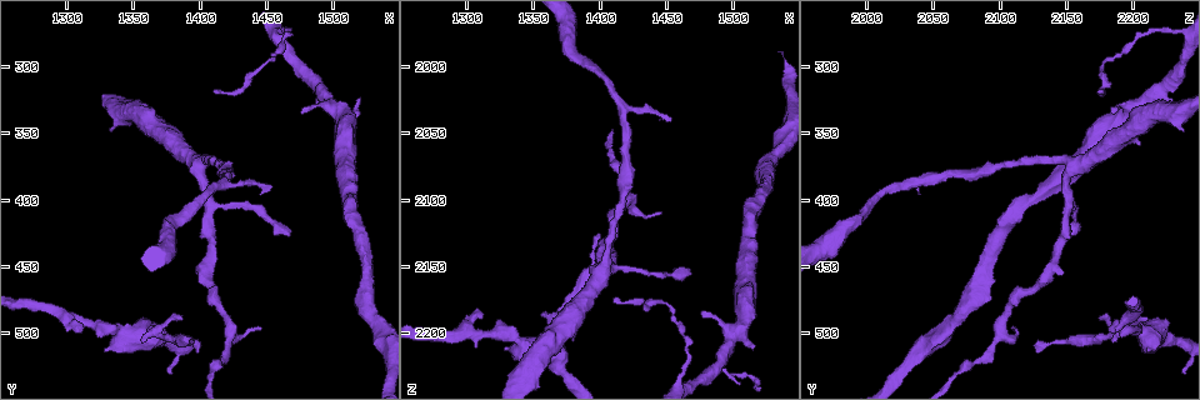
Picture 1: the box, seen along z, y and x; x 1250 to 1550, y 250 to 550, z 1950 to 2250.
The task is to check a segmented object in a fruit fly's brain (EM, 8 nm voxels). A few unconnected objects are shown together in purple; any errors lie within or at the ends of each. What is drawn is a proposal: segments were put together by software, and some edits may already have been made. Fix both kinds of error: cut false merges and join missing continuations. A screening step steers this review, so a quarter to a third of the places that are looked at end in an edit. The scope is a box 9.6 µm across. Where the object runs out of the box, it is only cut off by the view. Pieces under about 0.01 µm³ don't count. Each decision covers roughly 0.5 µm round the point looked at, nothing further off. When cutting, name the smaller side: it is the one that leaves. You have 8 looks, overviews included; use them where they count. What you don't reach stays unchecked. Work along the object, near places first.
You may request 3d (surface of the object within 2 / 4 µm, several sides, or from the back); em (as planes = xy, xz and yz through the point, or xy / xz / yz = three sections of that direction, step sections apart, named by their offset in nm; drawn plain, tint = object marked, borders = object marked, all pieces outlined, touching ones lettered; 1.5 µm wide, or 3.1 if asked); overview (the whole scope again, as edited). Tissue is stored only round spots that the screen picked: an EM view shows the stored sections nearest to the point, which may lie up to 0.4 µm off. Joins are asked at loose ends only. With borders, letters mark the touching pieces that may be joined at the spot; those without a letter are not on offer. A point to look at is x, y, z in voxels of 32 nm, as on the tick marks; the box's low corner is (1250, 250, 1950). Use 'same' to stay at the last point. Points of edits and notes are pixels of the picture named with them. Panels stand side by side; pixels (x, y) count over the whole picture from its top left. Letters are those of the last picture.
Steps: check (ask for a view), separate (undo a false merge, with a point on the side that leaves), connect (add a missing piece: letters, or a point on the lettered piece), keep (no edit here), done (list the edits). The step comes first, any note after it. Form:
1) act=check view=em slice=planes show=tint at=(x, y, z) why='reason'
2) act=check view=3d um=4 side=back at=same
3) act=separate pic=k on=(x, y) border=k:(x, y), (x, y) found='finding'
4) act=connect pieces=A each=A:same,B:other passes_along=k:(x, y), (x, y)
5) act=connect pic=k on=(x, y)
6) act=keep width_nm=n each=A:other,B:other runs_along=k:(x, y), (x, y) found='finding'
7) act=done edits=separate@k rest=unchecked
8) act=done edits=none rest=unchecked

act=check view=em slice=xz step=8 show=borders at=(1452, 388, 2042) why='thin end'

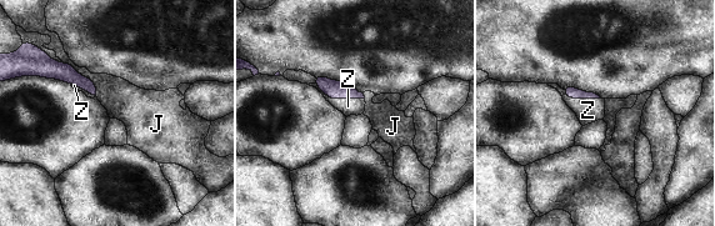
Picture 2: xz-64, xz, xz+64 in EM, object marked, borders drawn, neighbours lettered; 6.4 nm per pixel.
act=connect pic=2 on=(348, 106) each=J:other,Z:same passes_along=2:(333, 89), (339, 98), (348, 106) found='it goes on there'

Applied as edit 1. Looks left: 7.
act=check view=overview

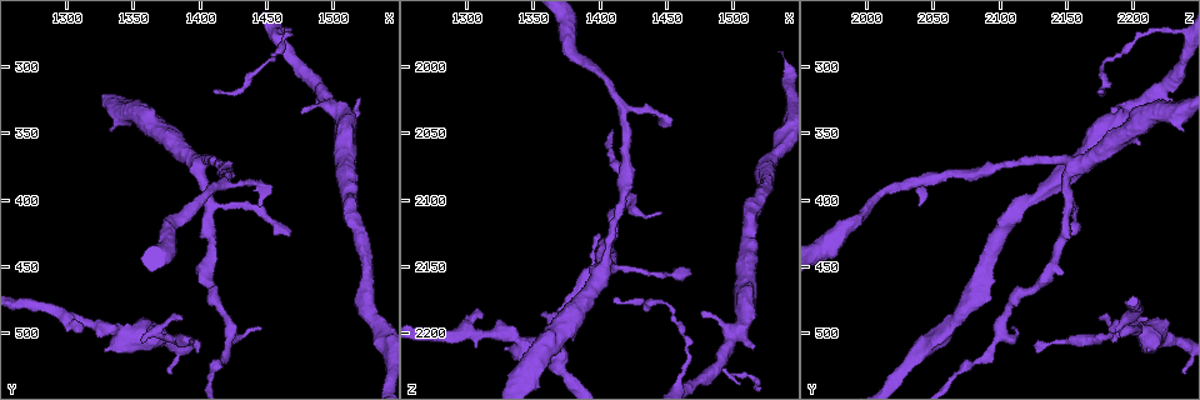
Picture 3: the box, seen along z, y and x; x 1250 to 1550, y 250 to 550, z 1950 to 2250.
act=check view=em slice=xz step=8 show=borders at=(1310, 502, 2186)

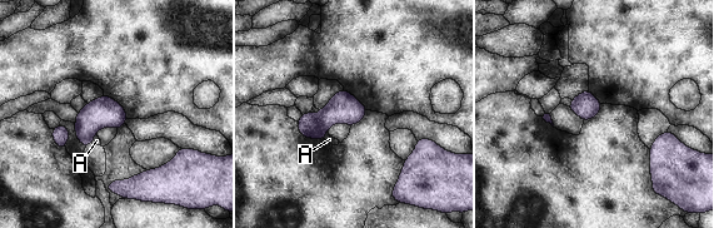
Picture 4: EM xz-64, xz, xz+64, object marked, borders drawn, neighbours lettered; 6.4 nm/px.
act=check view=em slice=planes show=borders at=same

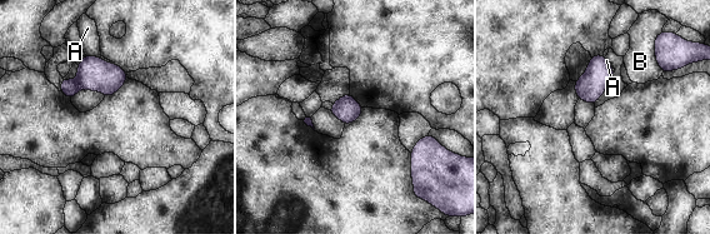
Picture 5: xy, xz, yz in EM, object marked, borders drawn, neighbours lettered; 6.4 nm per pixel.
act=keep each=A:other,B:other border=5:(85, 54), (100, 56) found='none of them fits'

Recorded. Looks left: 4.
act=check view=em slice=planes show=borders at=(1378, 528, 2234) why='branch stops here'

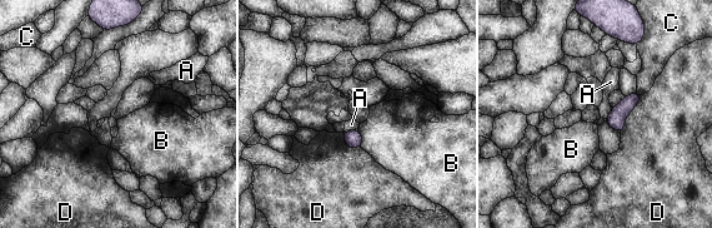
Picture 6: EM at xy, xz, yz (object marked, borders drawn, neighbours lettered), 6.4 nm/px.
act=keep longest_contact=D:280nm each=A:other,B:other,C:other,D:other found='no lettered piece goes on from it'

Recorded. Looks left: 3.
act=done edits=connect@2 rest=unchecked

